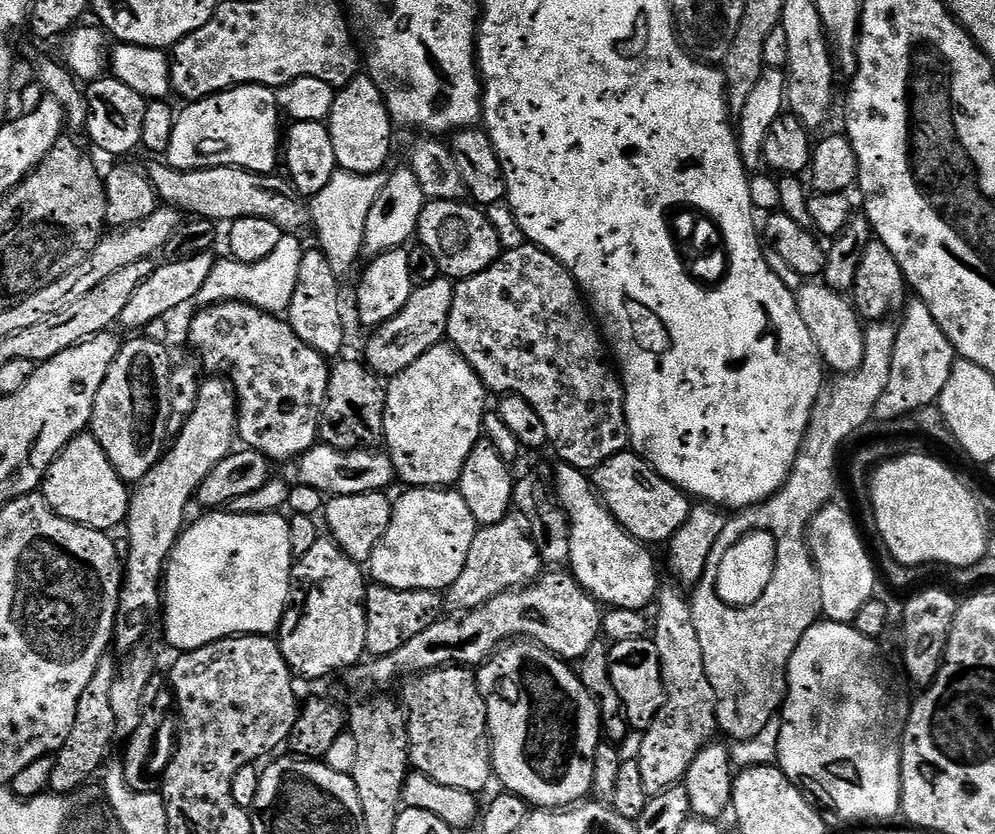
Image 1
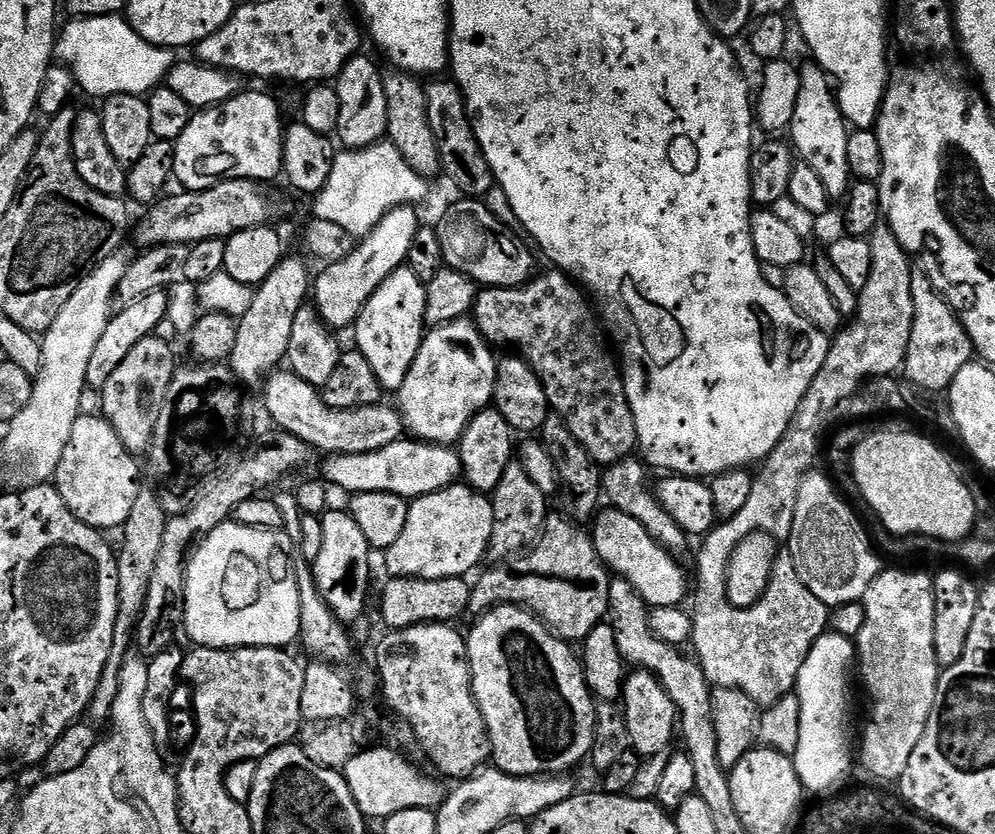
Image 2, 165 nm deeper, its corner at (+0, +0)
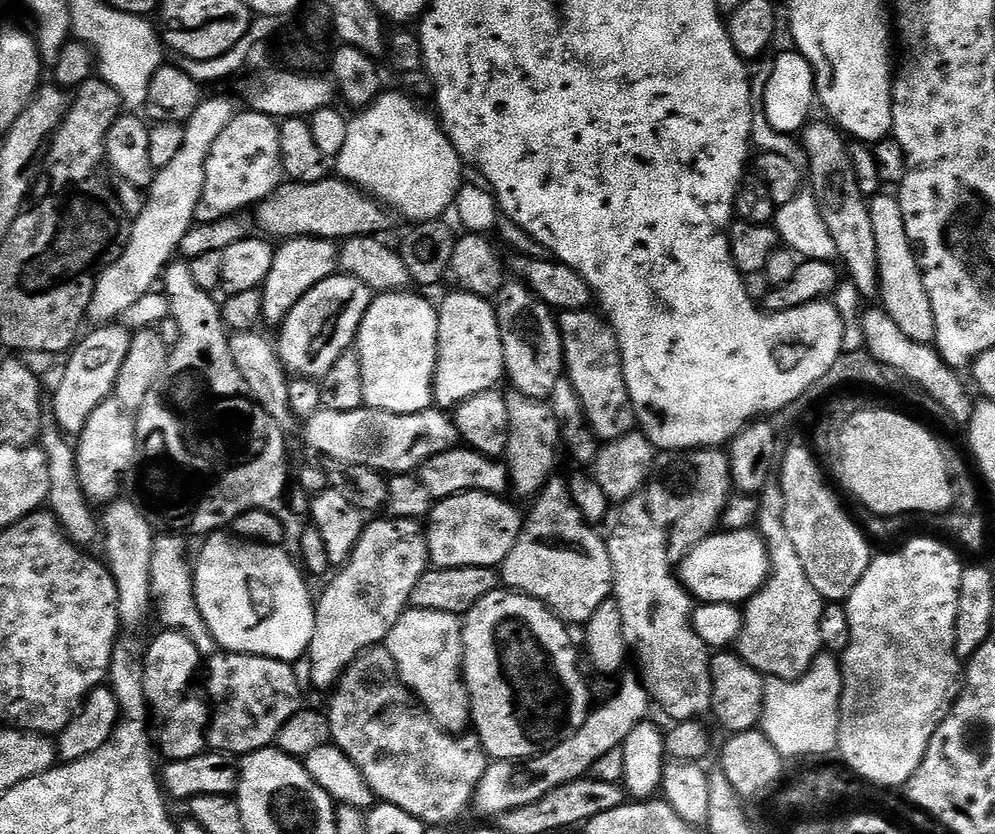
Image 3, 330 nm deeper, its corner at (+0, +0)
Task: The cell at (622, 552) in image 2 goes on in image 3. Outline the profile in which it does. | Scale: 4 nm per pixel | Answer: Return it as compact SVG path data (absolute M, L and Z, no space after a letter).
M747 528L737 532L717 530L687 553L678 574L697 601L706 604L743 605L764 587L772 573L772 553L759 531Z

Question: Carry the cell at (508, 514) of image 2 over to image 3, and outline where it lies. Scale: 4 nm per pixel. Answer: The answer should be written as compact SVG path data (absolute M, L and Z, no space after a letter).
M521 392L507 393L510 426L508 427L508 451L506 463L510 477L510 488L520 496L535 498L543 492L549 480L553 479L556 459L562 456L560 423L551 407L545 401L531 400Z

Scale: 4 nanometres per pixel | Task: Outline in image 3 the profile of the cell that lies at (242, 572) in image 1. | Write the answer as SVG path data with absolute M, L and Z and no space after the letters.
M232 534L209 535L203 544L200 561L194 564L196 605L217 645L225 652L245 652L289 662L296 662L299 656L301 659L307 653L316 629L314 592L312 596L301 565L293 557L292 561L283 552L283 547L241 540Z

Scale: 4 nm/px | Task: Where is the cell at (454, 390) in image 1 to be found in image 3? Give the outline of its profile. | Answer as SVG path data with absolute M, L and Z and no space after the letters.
M452 290L444 301L439 301L438 311L440 314L438 318L438 358L432 390L435 403L441 409L455 410L459 404L466 402L466 398L474 398L474 394L491 392L499 385L496 384L499 380L505 379L500 322L496 317L496 309L491 299L459 290Z

